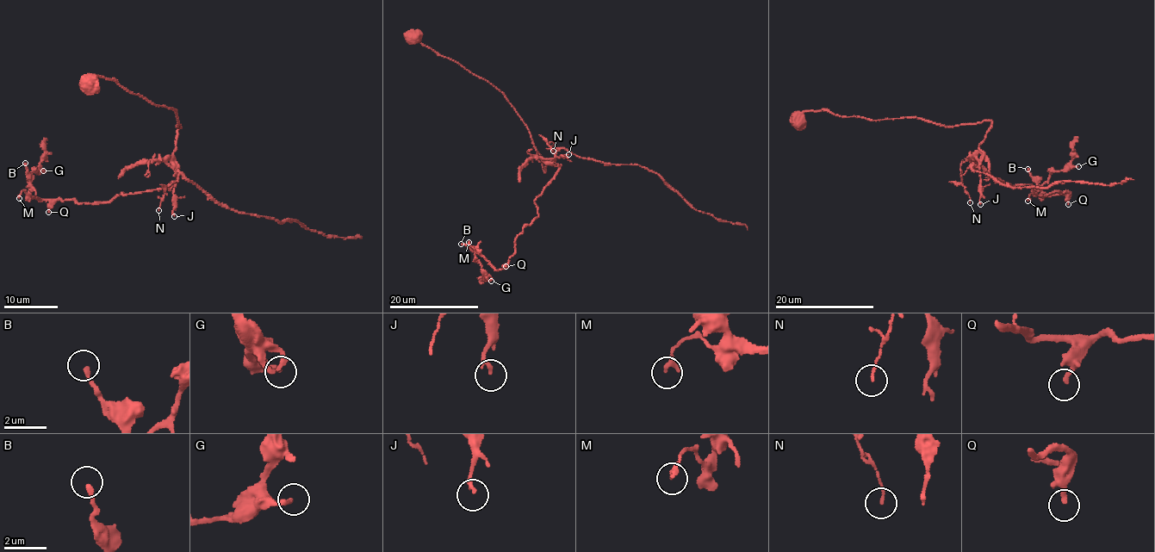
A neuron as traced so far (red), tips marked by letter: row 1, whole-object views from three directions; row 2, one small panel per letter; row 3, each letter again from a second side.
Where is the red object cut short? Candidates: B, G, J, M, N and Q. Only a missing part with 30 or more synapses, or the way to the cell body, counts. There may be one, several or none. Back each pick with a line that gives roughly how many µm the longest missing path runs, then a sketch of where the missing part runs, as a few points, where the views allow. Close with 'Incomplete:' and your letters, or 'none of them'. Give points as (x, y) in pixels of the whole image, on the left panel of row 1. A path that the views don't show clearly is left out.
Incomplete: none of them

